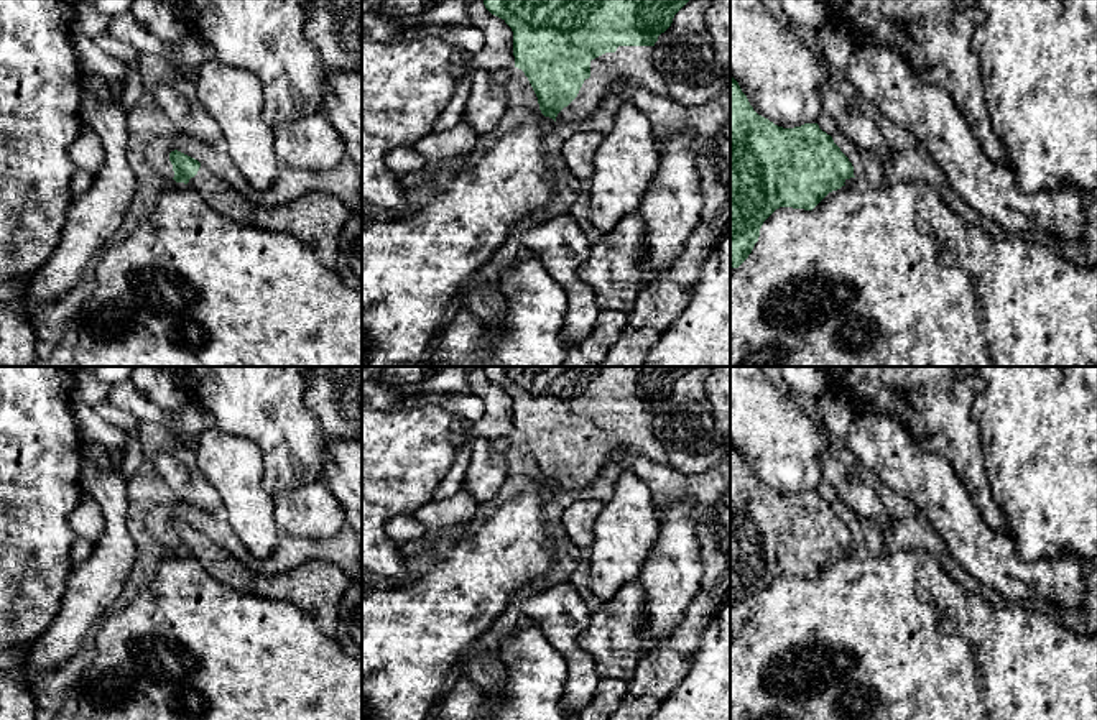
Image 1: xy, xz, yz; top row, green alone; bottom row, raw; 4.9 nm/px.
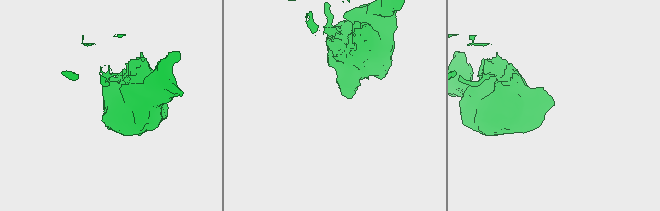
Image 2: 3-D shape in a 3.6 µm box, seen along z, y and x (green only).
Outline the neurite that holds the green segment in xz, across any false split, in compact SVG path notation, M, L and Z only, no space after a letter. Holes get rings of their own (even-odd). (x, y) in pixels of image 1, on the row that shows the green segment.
M484 0L485 8L502 18L513 31L515 67L528 77L544 117L558 125L581 122L597 110L600 102L622 87L641 87L668 97L664 79L655 72L653 46L674 15L689 0Z

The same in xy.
M174 150L169 153L169 161L173 179L189 184L222 215L238 224L286 232L308 243L317 260L336 271L339 235L349 217L349 209L336 196L308 192L293 202L258 205L214 176L197 159Z

